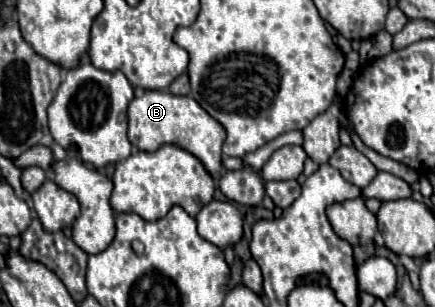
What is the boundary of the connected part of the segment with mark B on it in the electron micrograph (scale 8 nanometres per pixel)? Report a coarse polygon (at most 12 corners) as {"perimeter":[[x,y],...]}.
{"perimeter":[[145,90],[129,104],[129,142],[175,144],[223,172],[225,128],[191,96]]}

